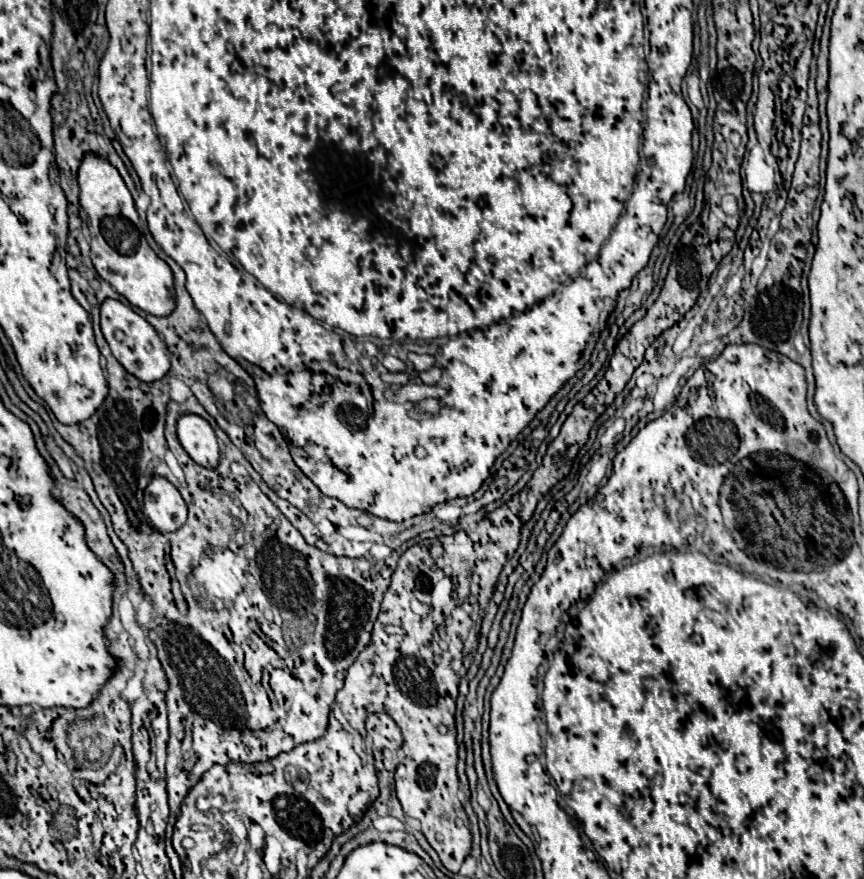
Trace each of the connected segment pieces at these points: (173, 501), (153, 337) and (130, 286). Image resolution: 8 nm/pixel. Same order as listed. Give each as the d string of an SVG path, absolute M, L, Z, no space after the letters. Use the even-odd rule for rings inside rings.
M160 476L152 478L148 484L148 492L144 492L144 508L152 526L160 532L174 532L186 522L186 502L180 492Z
M106 300L100 308L100 314L102 314L104 338L110 342L110 350L128 372L132 372L136 378L144 382L154 382L160 380L170 370L170 356L166 346L158 338L156 330L142 316L138 316L130 306L122 304L120 300ZM116 330L124 332L124 340L116 340L114 336Z
M86 152L78 170L78 184L80 184L80 216L86 216L84 224L90 232L90 258L96 272L114 286L114 290L124 296L132 306L154 314L154 316L168 316L174 308L174 280L170 266L156 256L156 252L148 246L142 232L138 230L138 212L134 208L134 200L130 190L126 188L120 172L112 166L106 158L100 158L94 152Z

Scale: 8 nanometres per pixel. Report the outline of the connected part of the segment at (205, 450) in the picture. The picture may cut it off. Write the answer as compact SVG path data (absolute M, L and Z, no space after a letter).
M182 414L176 424L178 440L188 456L206 468L214 468L218 464L218 440L212 426L198 414Z

